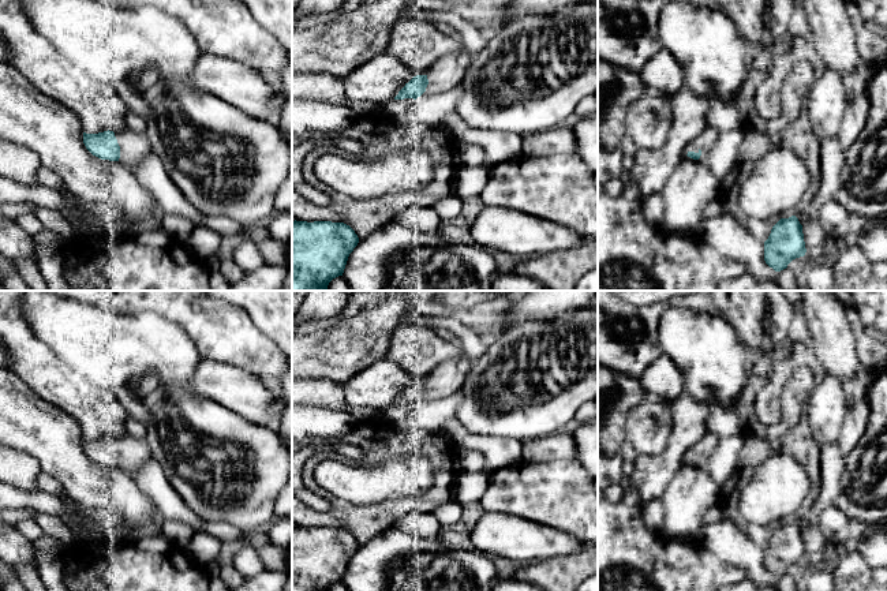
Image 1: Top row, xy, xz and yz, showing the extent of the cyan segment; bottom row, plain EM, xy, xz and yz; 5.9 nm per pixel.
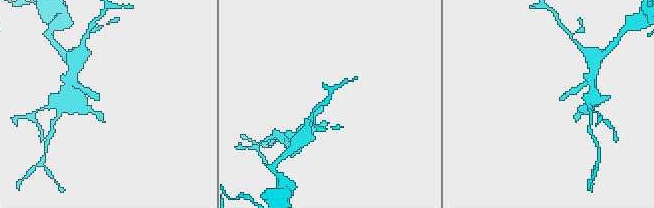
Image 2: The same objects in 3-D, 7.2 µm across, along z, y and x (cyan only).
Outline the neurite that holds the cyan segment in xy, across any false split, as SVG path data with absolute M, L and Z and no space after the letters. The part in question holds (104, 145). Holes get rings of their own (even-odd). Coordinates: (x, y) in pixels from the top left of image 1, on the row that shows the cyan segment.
M109 130L98 134L83 132L83 143L93 156L101 160L120 161L130 168L136 167L151 153L146 132L121 131L119 141Z

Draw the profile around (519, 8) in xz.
M510 0L510 15L502 27L525 16L550 16L575 5L587 5L594 3L598 3L598 0Z

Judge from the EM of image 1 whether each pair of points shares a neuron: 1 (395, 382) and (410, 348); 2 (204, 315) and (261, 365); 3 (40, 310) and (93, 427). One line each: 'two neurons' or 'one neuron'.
1: two neurons
2: one neuron
3: two neurons

